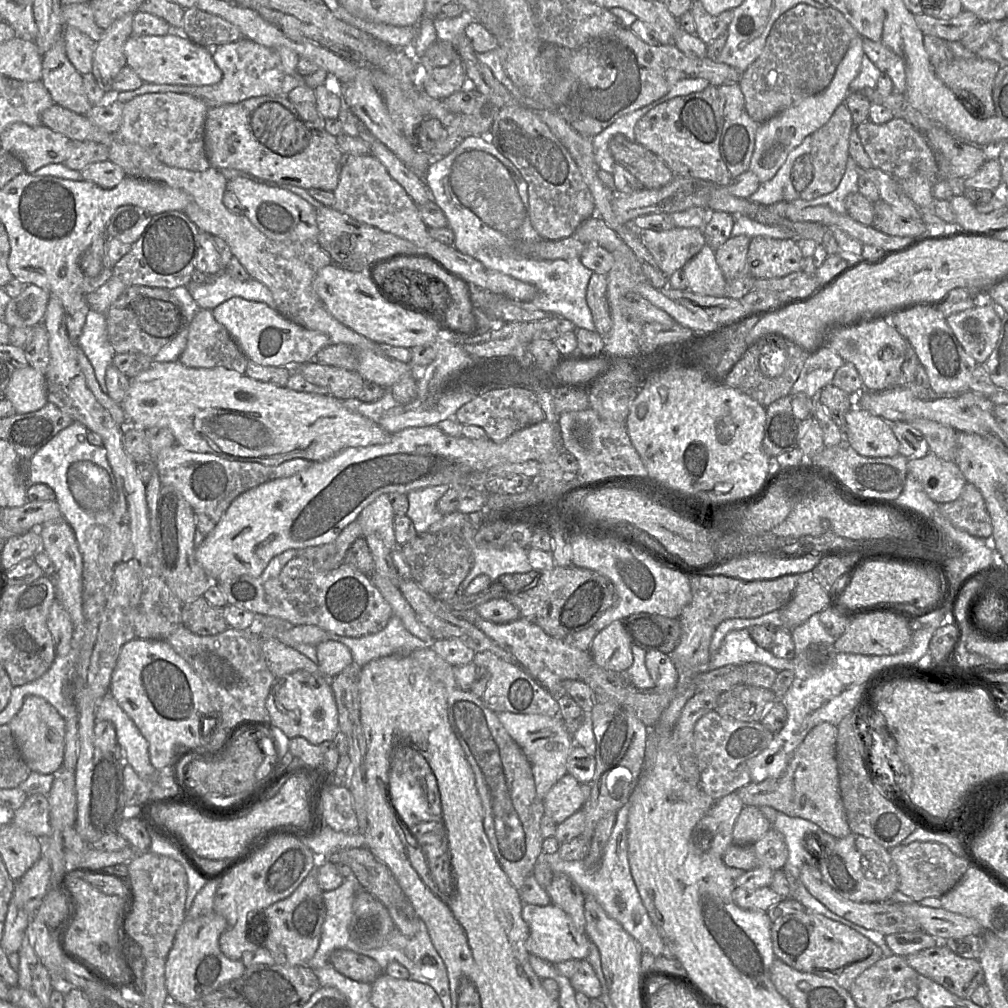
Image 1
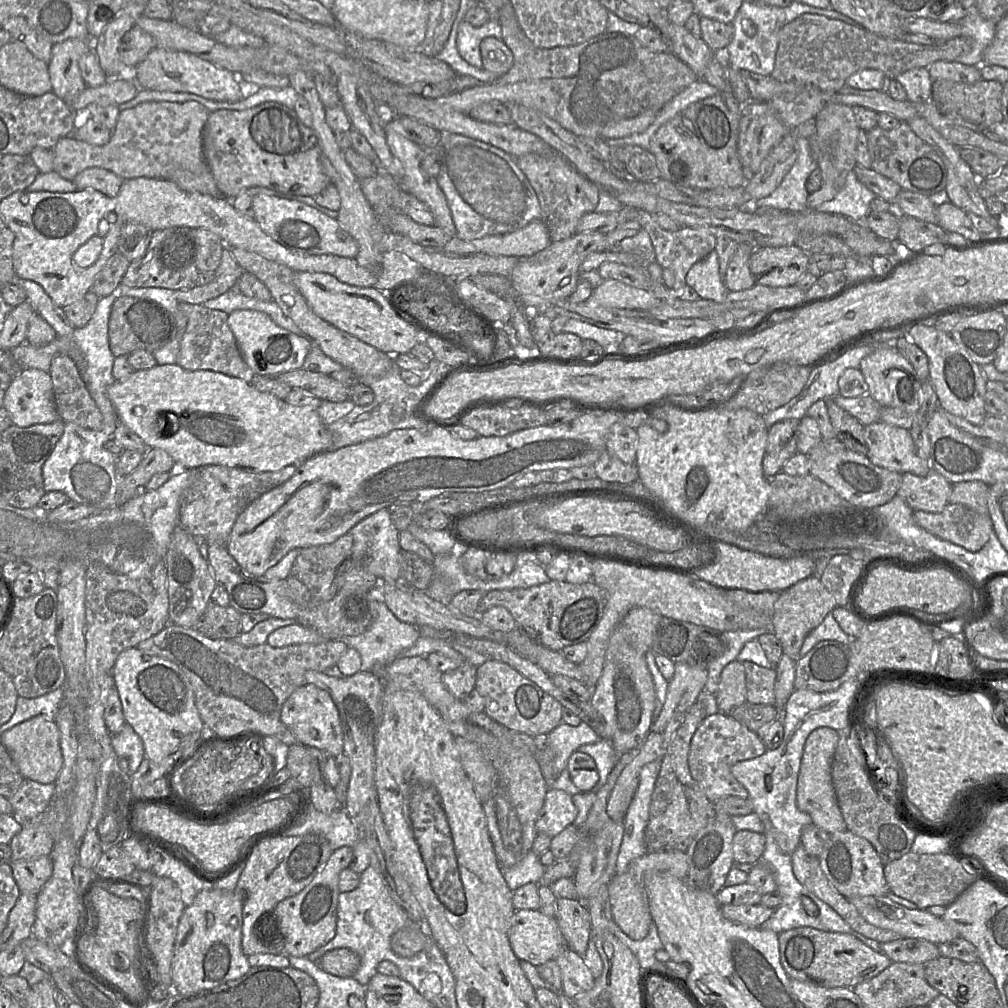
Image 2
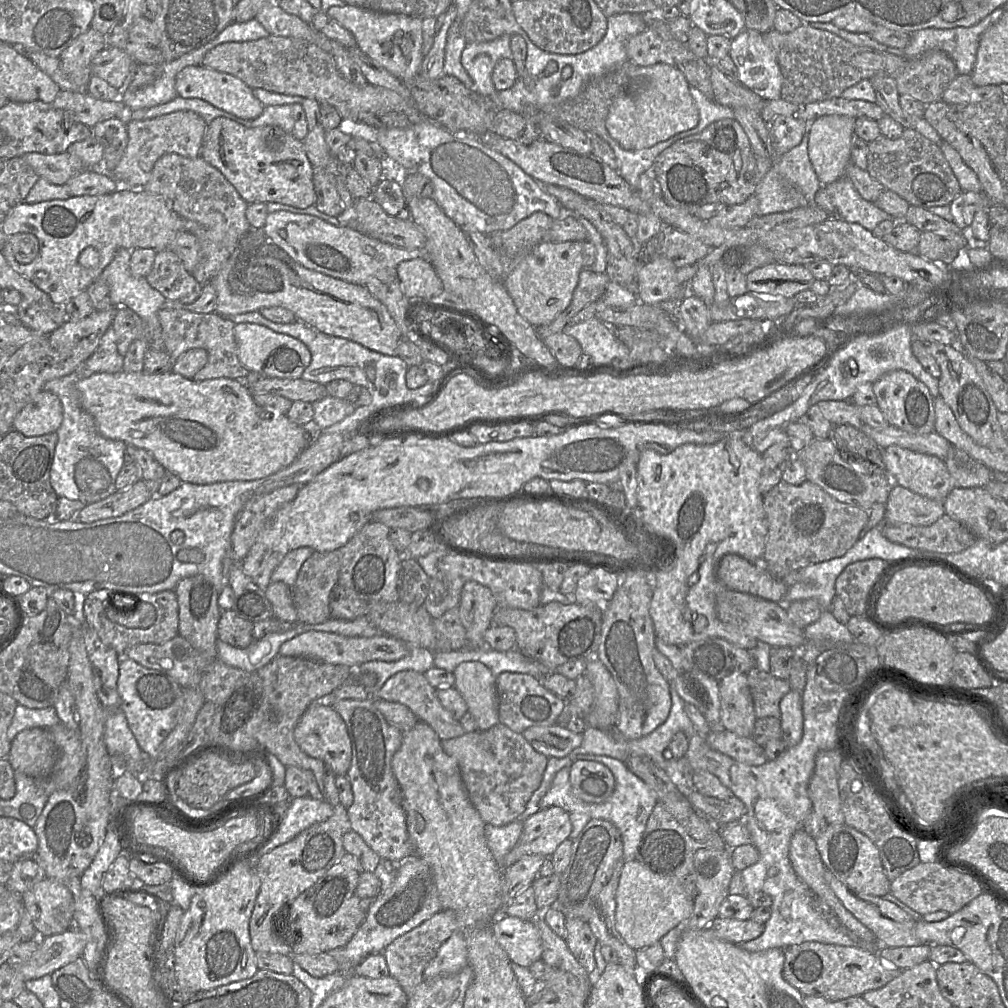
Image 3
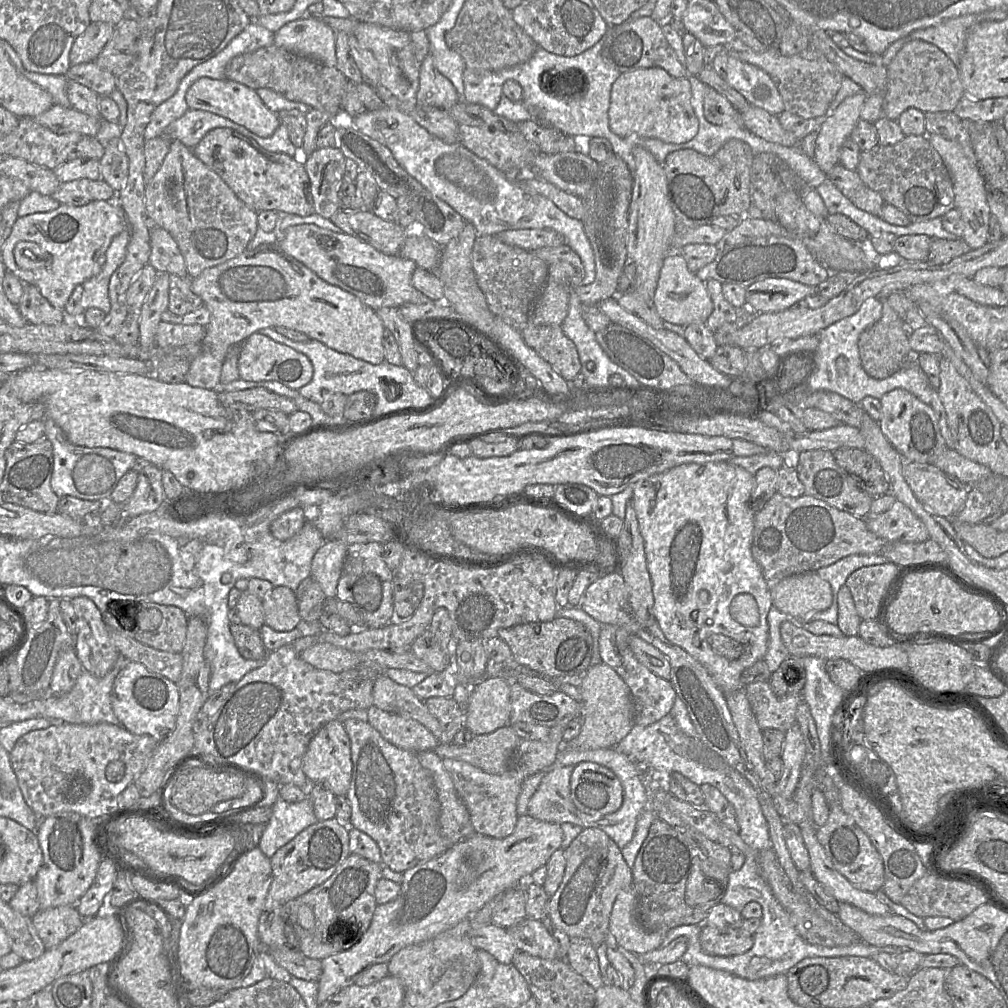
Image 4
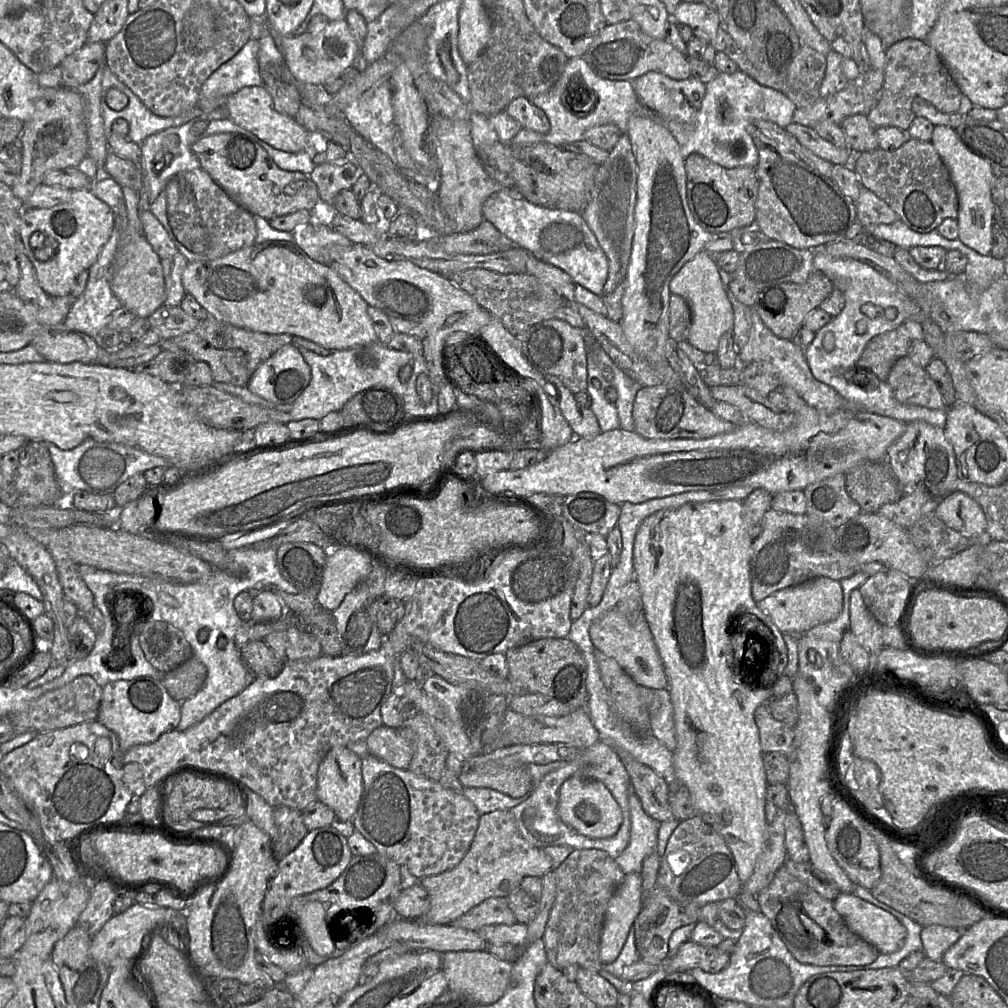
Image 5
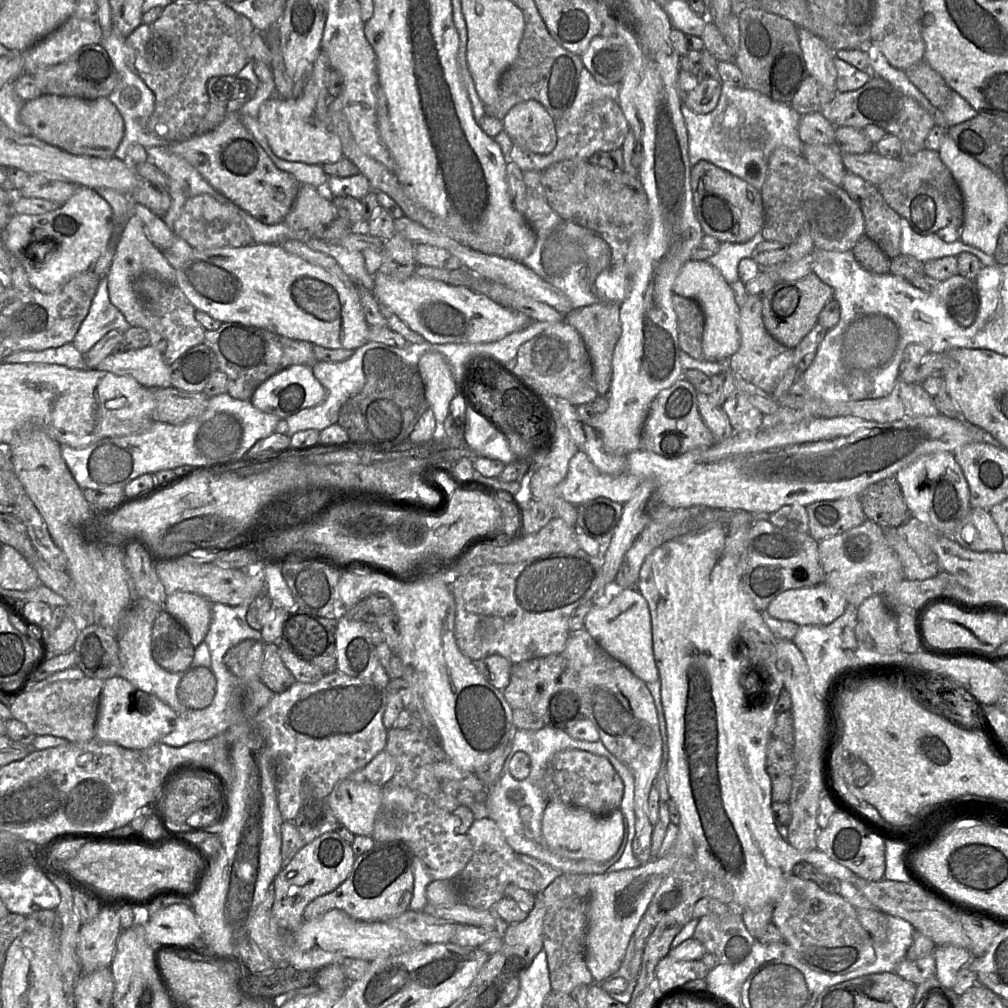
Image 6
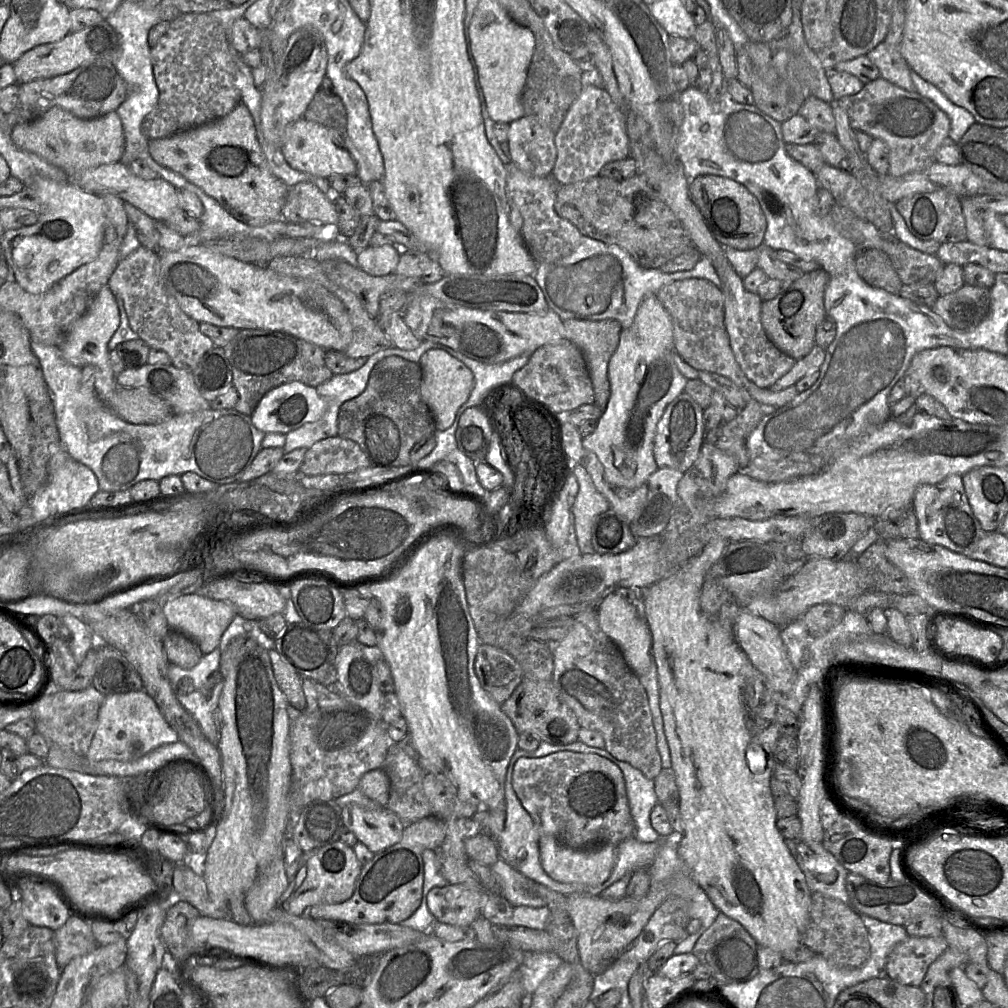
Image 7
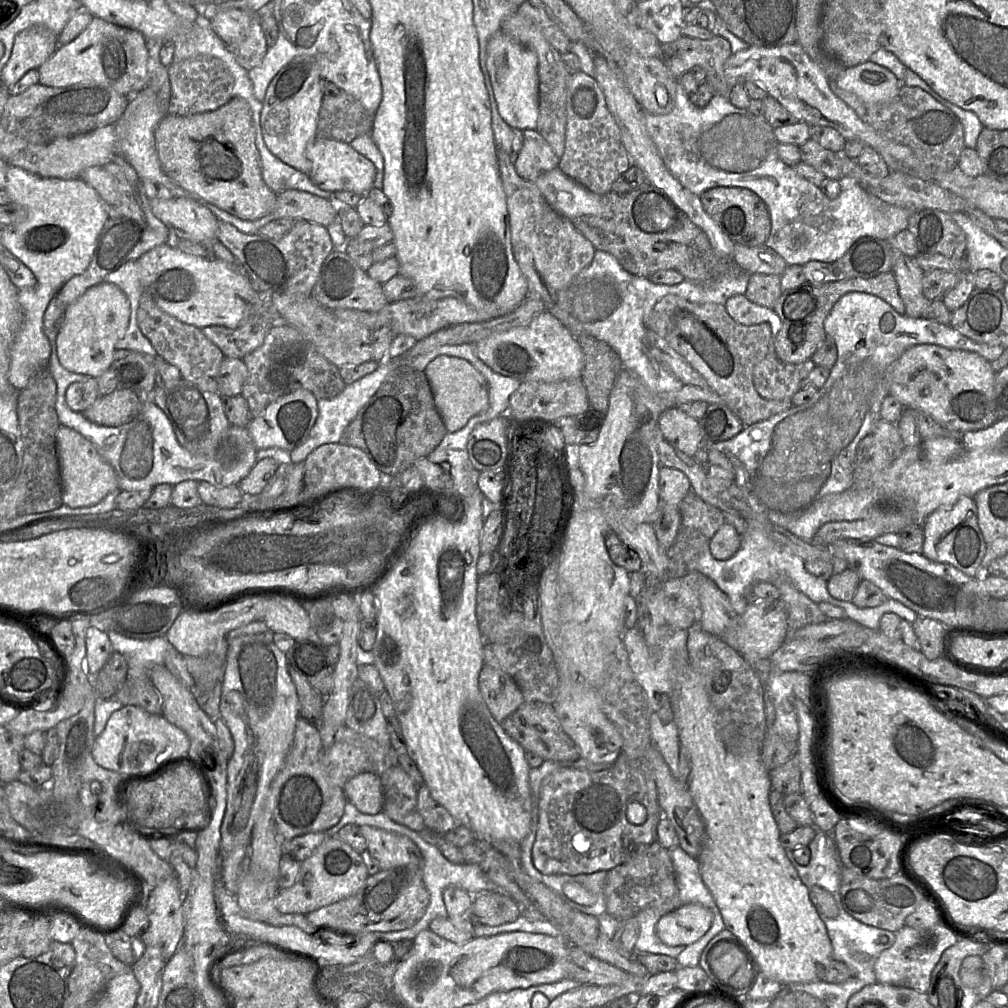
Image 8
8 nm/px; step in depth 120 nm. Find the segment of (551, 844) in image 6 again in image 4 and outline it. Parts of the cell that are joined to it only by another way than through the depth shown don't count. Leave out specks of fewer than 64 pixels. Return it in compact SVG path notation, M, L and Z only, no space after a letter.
M582 762L571 774L570 796L579 811L603 817L621 807L623 786L610 769L597 763Z

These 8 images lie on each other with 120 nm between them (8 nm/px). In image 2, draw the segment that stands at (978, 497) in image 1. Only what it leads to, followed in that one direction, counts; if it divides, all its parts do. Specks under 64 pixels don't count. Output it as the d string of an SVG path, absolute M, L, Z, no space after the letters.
M948 503L941 512L915 511L914 522L929 533L969 550L980 550L994 533L989 514Z

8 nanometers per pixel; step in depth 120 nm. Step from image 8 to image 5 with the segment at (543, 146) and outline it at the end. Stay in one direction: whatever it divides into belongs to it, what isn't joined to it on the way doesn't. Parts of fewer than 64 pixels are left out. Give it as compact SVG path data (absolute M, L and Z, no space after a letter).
M527 97L514 99L505 111L524 129L543 135L550 131L550 121L545 112Z

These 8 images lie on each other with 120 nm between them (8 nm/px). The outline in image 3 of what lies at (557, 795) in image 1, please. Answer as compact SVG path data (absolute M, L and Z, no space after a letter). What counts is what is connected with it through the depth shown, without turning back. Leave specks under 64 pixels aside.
M552 806L539 809L523 821L520 838L513 849L499 863L502 870L526 855L551 857L556 848L569 838L572 830L570 814Z

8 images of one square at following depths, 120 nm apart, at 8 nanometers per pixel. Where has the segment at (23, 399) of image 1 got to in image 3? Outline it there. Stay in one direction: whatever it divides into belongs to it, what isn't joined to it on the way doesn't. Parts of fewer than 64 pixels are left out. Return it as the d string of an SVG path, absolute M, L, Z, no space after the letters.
M42 391L19 412L13 428L26 437L42 436L56 432L62 420L60 399Z

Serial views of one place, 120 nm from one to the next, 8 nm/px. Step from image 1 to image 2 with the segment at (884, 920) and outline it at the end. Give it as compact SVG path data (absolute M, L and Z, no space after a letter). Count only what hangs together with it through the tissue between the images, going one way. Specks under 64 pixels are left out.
M802 844L798 845L792 854L792 867L797 880L832 907L858 933L881 944L900 938L891 930L867 922L849 899L829 882L821 869L819 858L807 853Z

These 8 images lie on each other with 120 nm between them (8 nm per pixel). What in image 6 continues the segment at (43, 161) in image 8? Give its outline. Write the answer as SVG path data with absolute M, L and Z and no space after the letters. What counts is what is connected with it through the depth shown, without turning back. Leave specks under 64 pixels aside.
M42 95L23 104L20 120L28 127L30 136L76 156L112 158L125 135L122 116L112 102L103 97L90 100Z

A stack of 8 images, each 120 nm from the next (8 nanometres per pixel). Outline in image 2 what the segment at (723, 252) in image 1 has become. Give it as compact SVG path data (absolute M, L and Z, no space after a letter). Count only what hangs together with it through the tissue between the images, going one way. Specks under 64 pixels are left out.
M739 244L729 261L724 276L724 282L728 291L742 291L755 285L755 280L749 268L750 255L755 248L757 247L751 244Z

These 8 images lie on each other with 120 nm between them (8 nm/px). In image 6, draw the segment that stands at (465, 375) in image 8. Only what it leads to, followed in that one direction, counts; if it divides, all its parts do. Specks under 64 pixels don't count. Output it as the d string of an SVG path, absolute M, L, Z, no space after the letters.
M439 353L423 354L419 360L419 370L436 426L443 427L449 413L449 404L458 393L458 386L446 360Z

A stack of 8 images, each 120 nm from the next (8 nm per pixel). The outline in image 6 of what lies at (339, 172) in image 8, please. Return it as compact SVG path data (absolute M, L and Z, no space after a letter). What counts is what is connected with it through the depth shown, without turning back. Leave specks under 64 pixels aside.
M302 92L297 98L282 99L273 96L261 104L256 119L277 157L290 162L320 166L335 163L344 157L340 139L330 126L320 127L315 124L315 108L316 106L308 106L302 101Z

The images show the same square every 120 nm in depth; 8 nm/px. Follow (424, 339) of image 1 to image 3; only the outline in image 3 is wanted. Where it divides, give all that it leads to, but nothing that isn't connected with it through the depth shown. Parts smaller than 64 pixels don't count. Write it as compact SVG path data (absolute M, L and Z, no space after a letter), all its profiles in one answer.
M255 238L254 241L243 239L241 246L230 255L209 282L217 293L215 312L223 317L259 311L261 308L283 307L290 310L298 320L324 334L345 338L383 355L397 356L398 354L398 344L403 338L402 331L387 308L370 293L366 286L352 284L305 268L268 239Z

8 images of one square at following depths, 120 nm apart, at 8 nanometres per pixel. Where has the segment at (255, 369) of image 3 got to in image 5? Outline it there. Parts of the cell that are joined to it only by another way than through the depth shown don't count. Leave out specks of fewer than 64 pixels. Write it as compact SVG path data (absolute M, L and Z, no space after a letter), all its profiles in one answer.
M288 344L277 350L271 357L259 365L251 376L247 387L253 394L265 399L278 411L290 412L296 400L309 385L311 368L297 347Z

